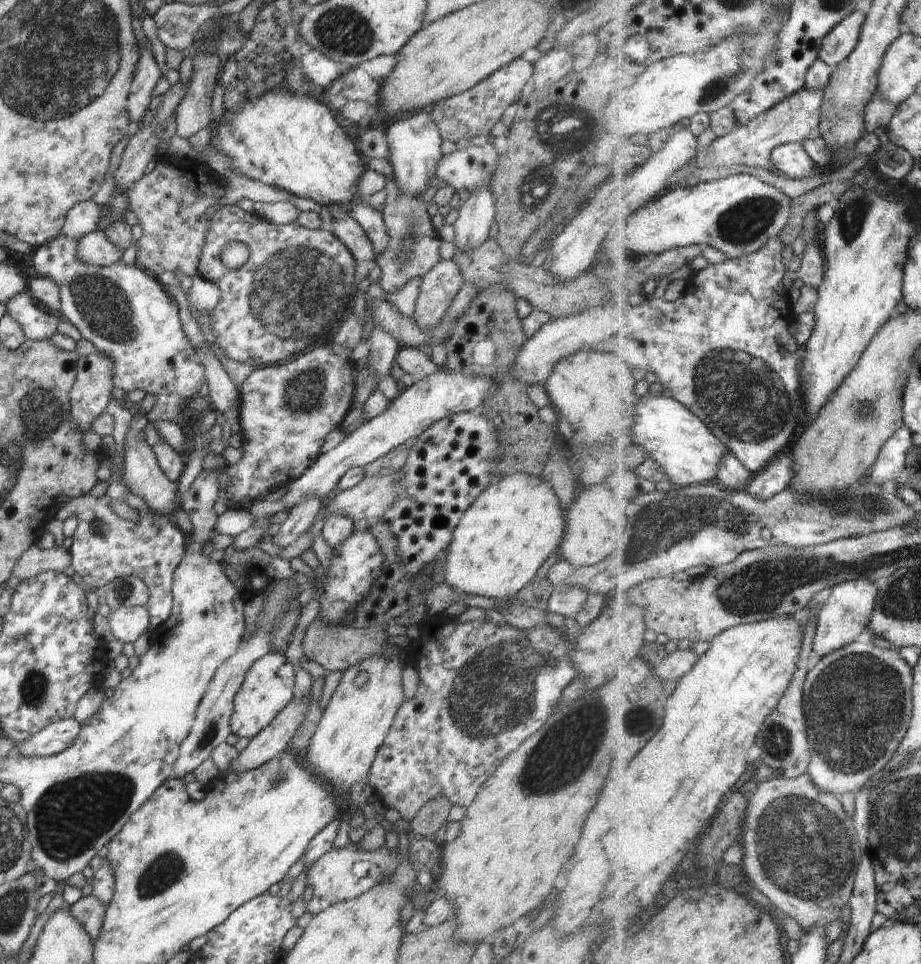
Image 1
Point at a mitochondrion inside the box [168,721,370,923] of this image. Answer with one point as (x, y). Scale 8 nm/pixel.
(280, 773)

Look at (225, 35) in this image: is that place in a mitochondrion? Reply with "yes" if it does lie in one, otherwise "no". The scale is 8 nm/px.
yes

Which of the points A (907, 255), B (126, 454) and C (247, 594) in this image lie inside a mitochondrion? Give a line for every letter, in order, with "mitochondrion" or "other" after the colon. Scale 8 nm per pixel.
A: other
B: other
C: other

